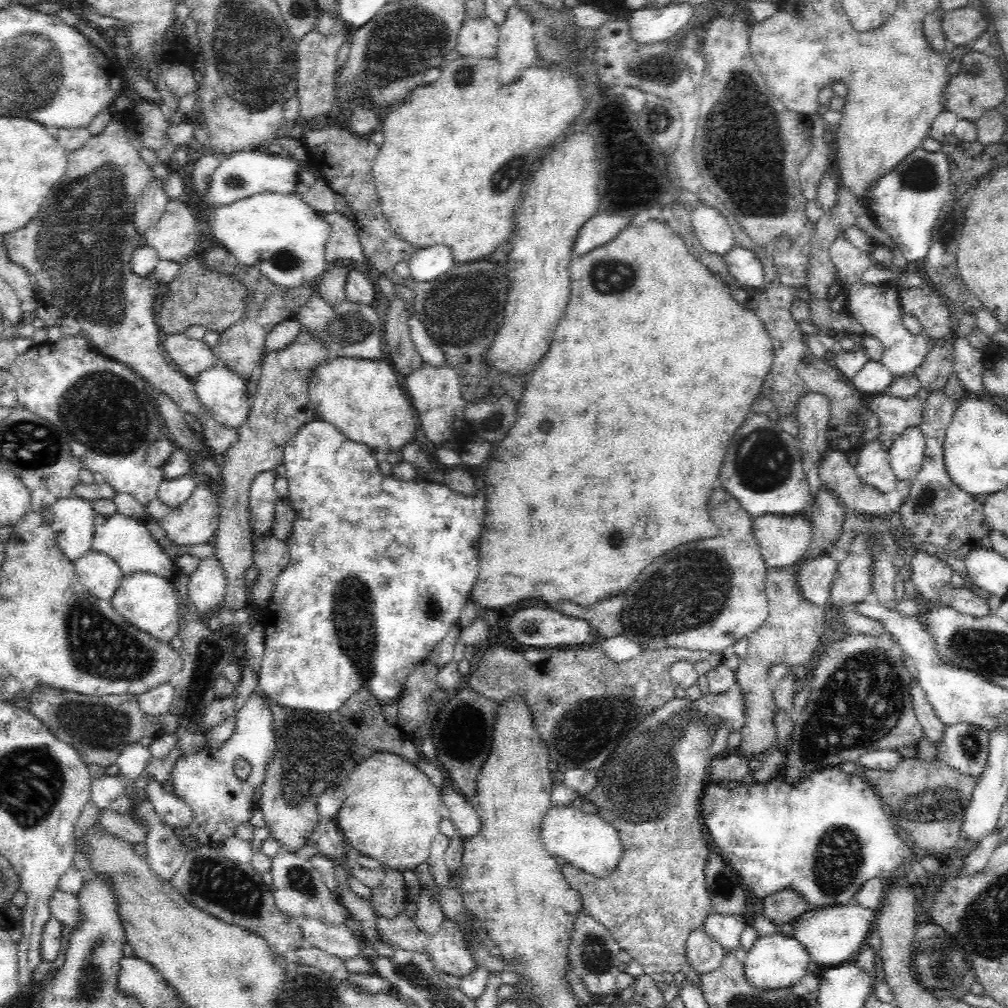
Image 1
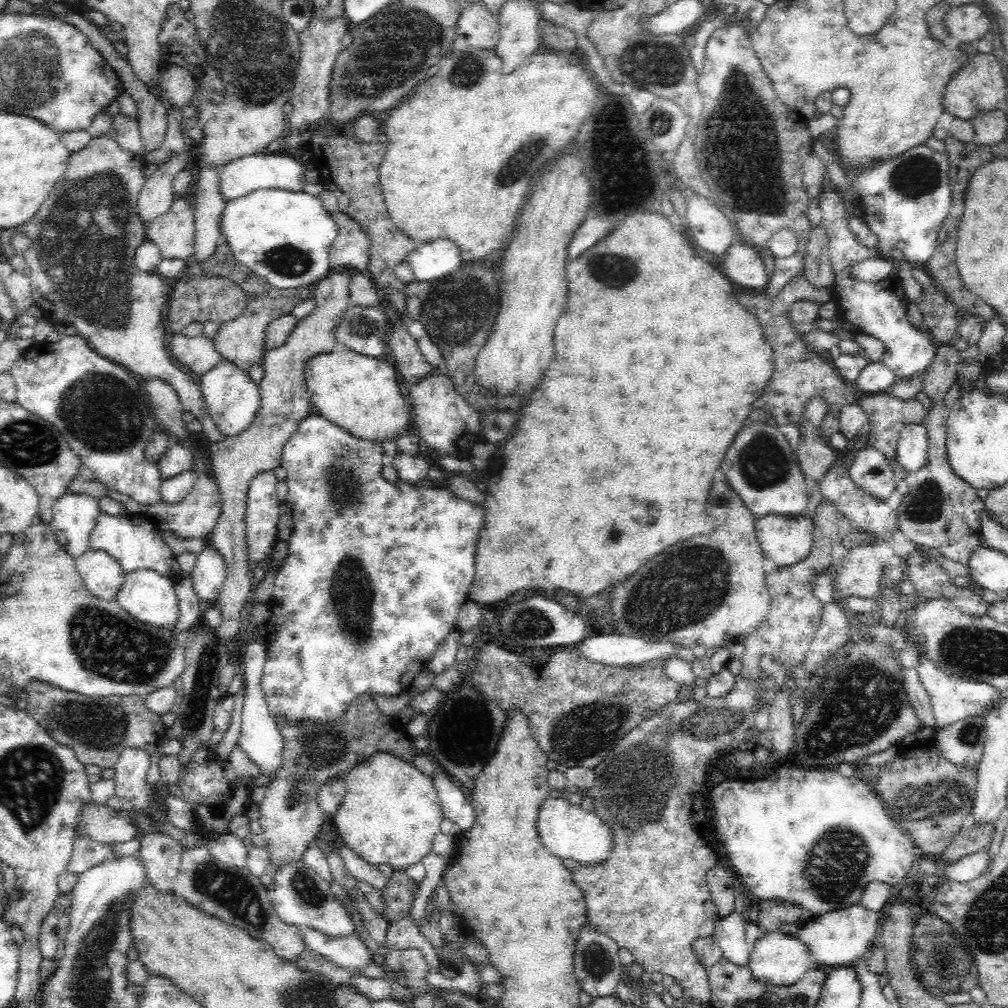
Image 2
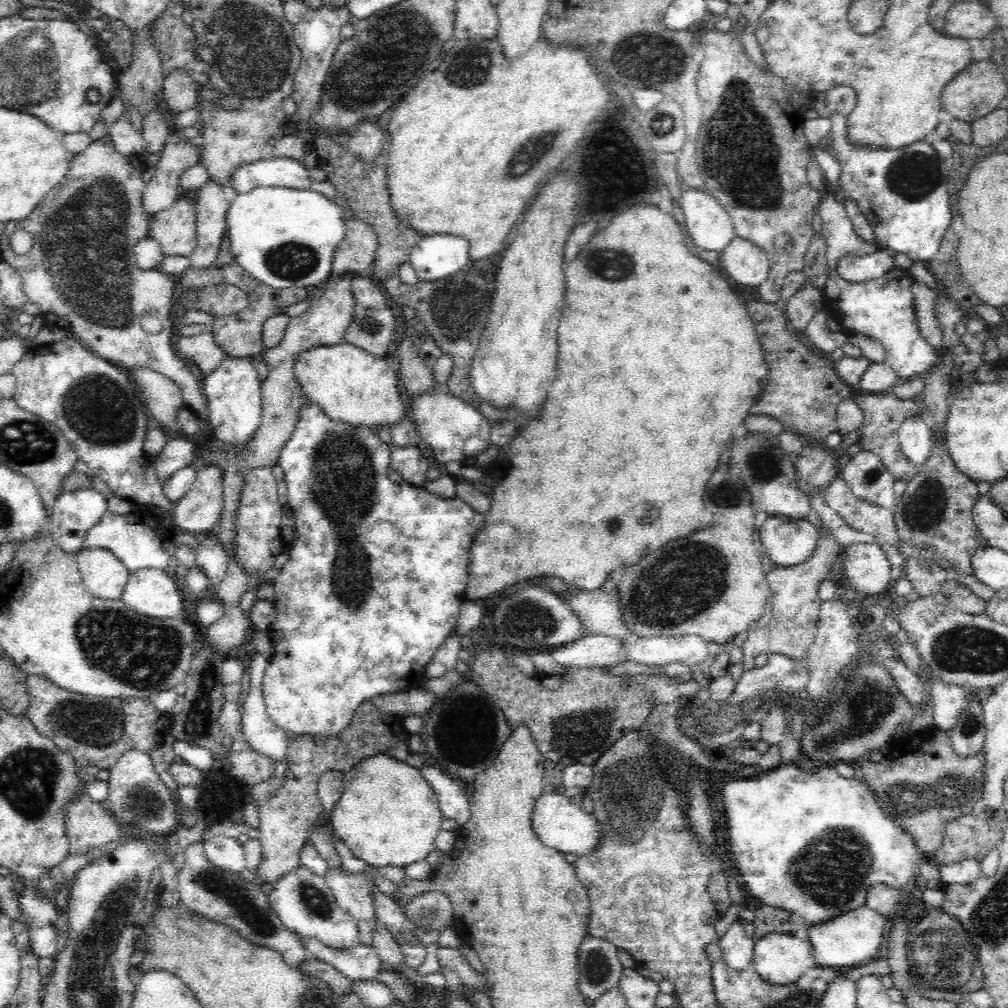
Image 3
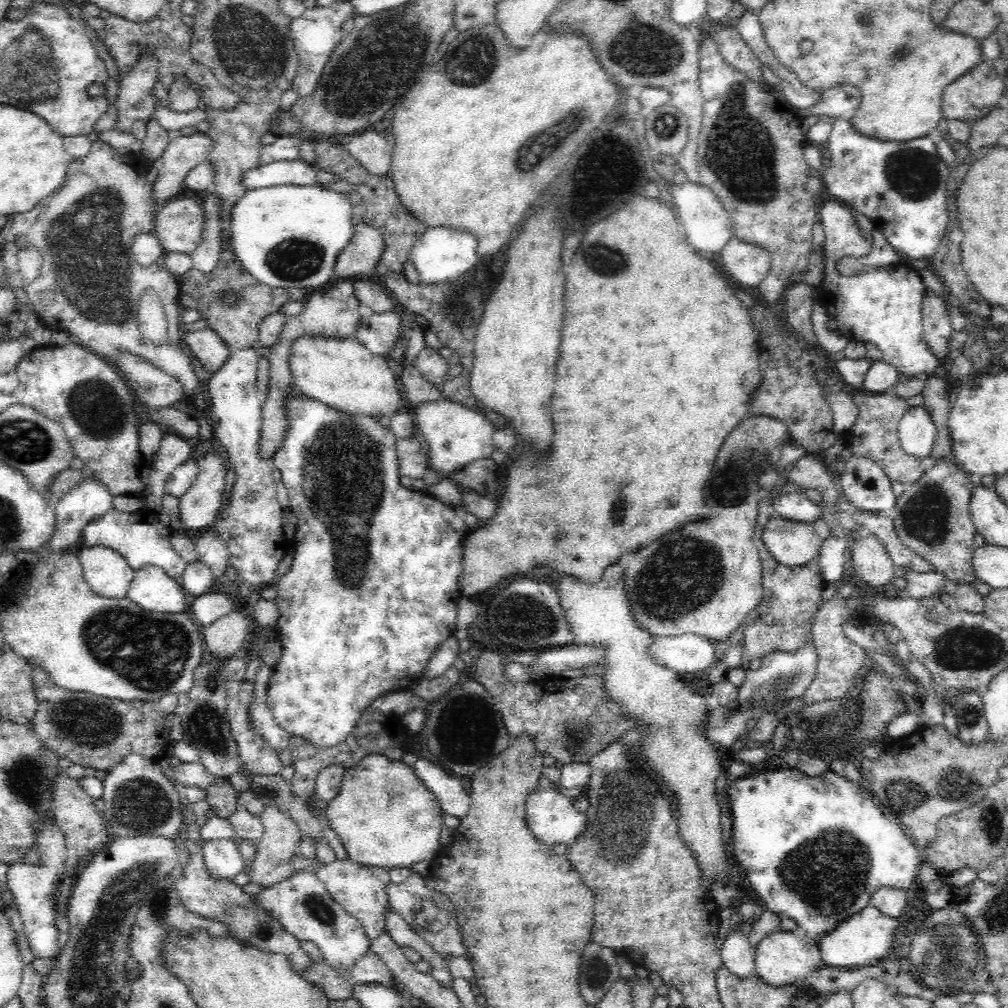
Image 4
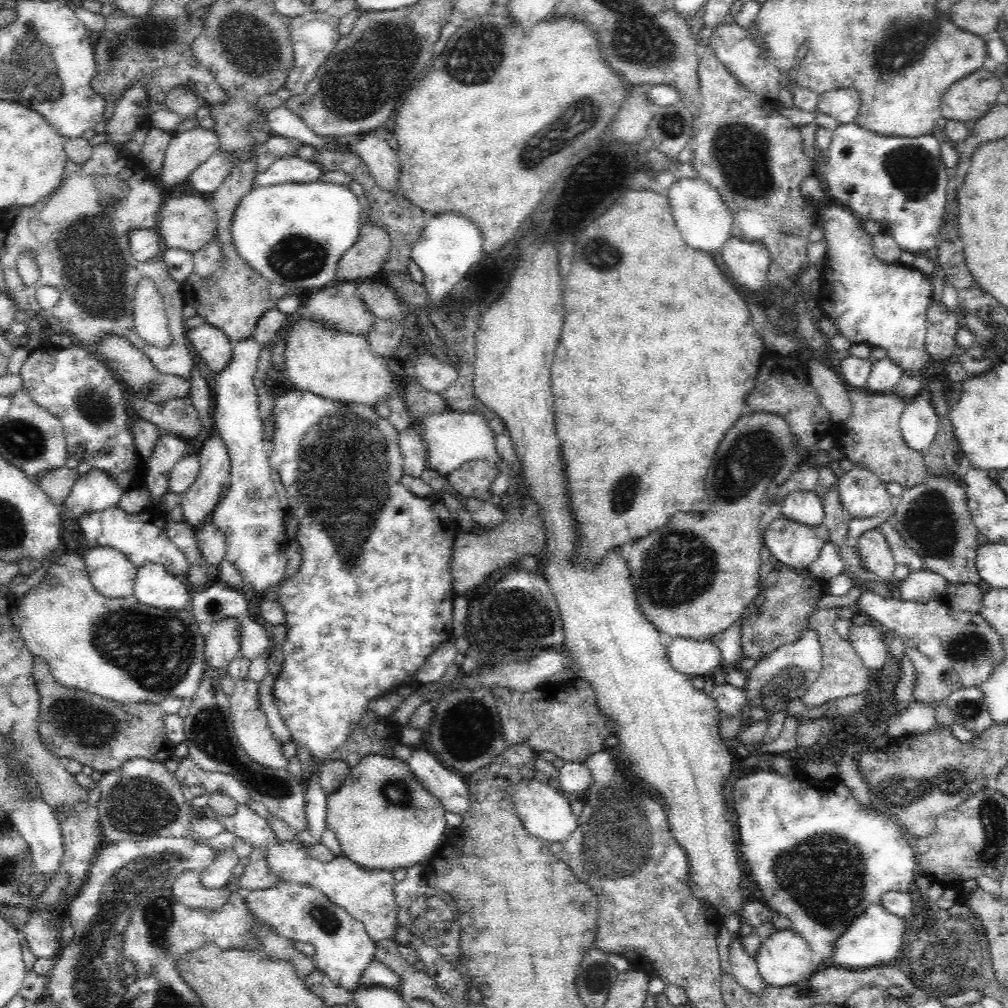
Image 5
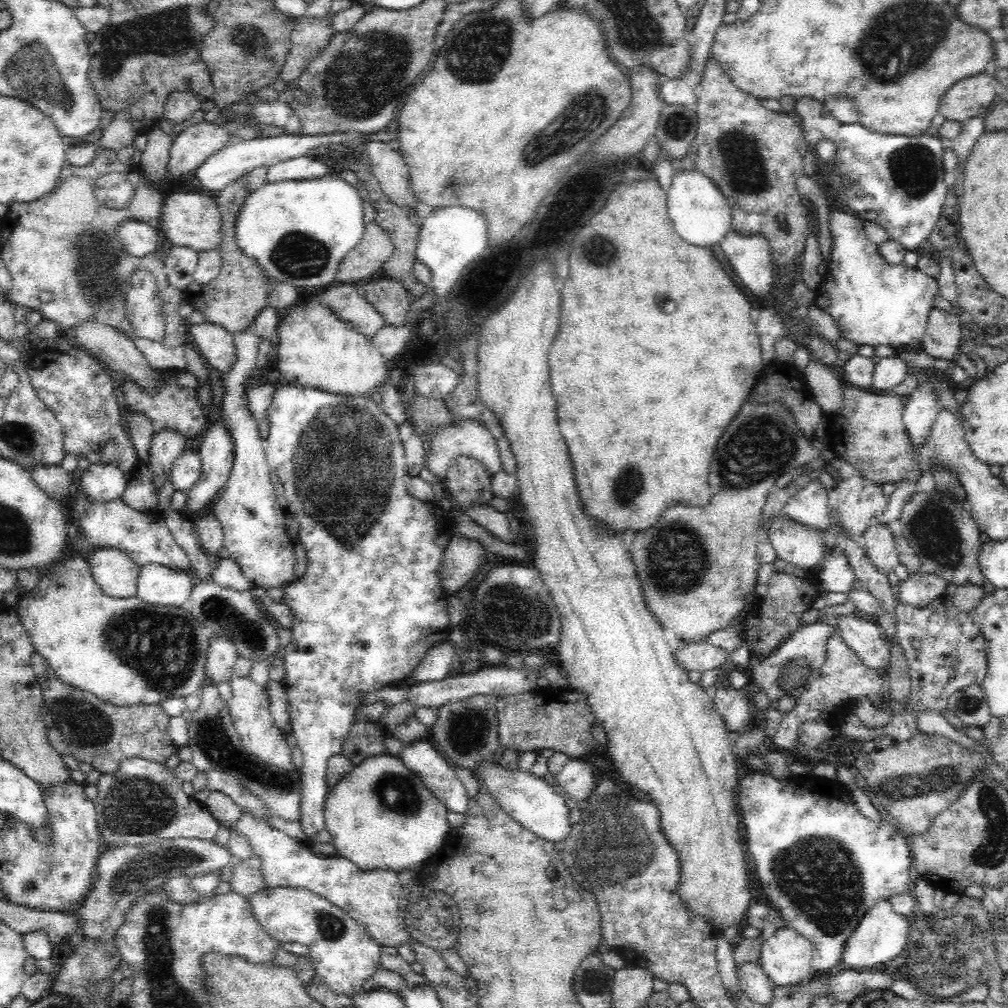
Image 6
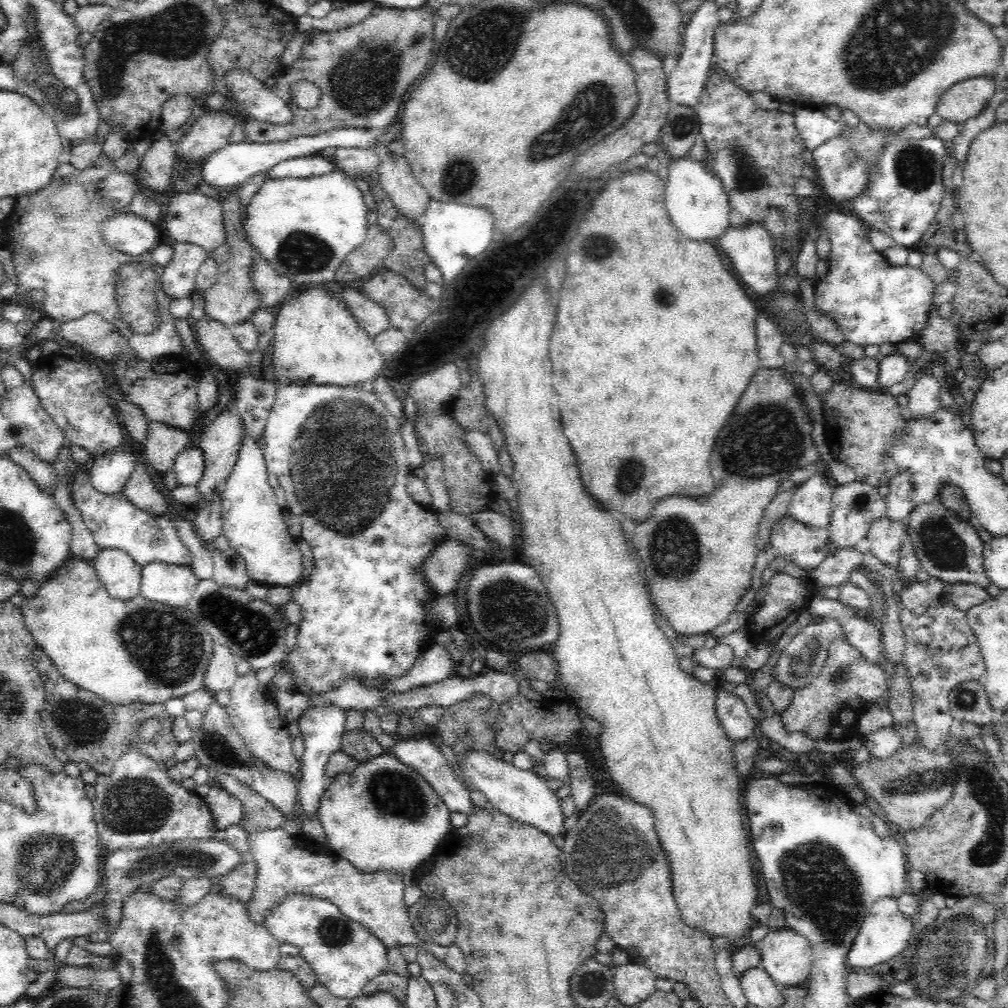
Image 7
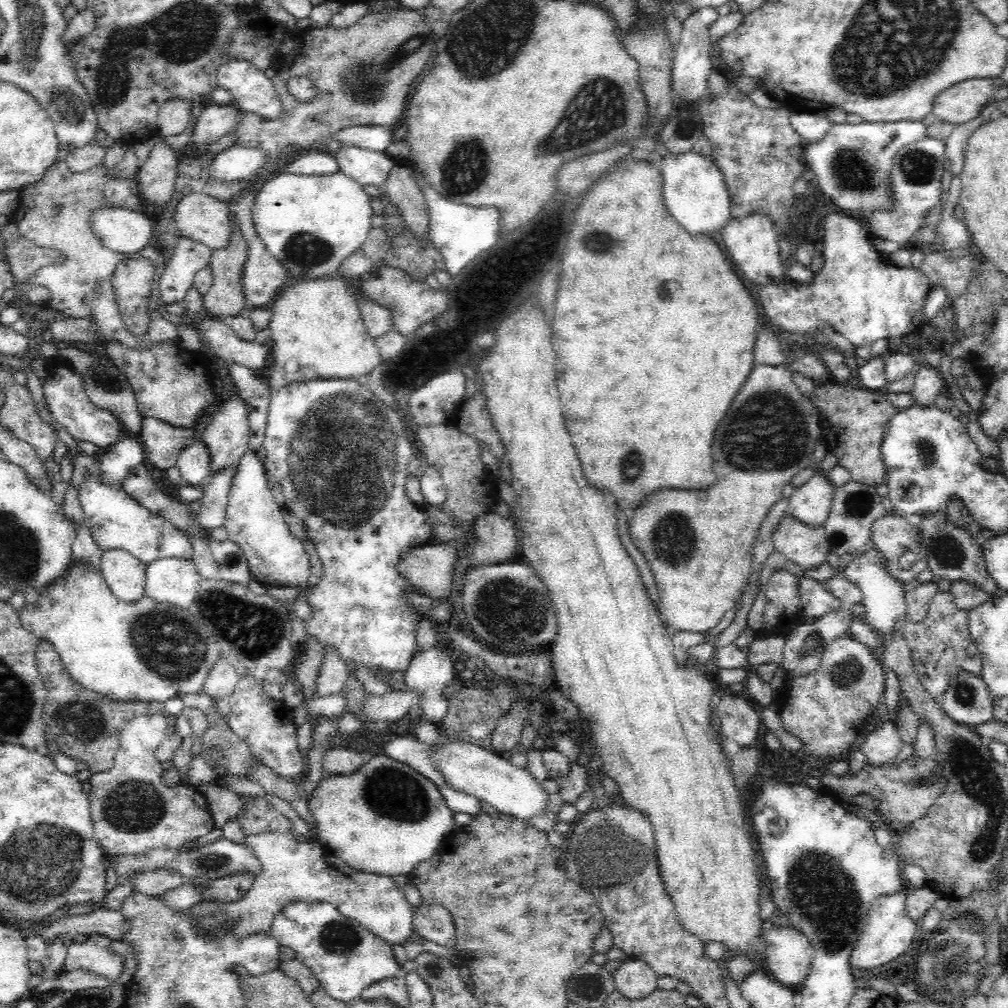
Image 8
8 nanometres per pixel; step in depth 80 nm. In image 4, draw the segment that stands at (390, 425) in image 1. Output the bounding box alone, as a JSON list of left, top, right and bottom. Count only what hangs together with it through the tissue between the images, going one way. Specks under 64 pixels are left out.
[288,334,403,418]

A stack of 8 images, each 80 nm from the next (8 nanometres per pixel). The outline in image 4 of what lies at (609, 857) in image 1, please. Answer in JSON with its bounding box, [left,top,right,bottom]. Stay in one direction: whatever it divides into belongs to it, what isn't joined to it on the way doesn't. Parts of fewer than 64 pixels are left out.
[524,782,586,845]

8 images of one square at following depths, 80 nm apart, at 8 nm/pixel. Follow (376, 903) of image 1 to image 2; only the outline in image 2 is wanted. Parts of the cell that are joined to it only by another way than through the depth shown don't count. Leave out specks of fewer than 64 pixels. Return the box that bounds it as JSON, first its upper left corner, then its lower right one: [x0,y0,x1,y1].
[381,869,420,921]

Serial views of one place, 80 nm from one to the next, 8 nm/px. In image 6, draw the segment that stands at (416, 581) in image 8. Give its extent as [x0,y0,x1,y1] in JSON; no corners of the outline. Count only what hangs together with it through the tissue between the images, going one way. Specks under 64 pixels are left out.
[436,535,495,595]

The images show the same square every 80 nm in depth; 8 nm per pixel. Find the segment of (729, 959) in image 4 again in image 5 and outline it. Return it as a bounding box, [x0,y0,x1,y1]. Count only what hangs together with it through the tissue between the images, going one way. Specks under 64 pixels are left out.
[730,940,768,997]

